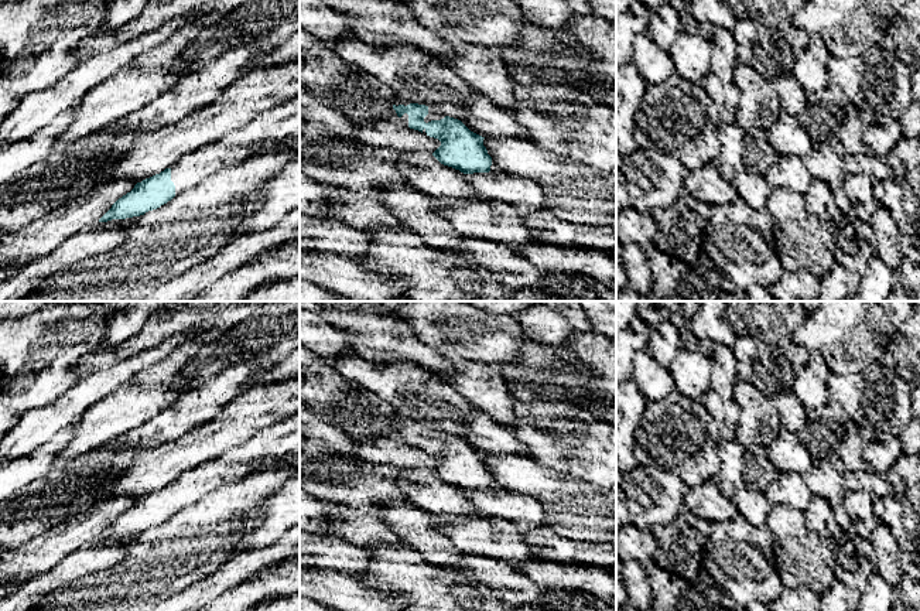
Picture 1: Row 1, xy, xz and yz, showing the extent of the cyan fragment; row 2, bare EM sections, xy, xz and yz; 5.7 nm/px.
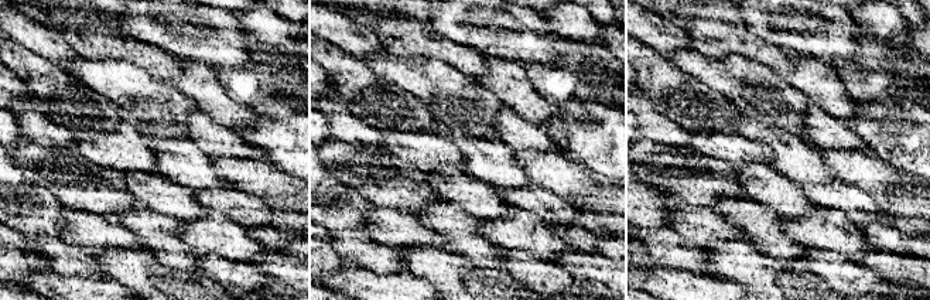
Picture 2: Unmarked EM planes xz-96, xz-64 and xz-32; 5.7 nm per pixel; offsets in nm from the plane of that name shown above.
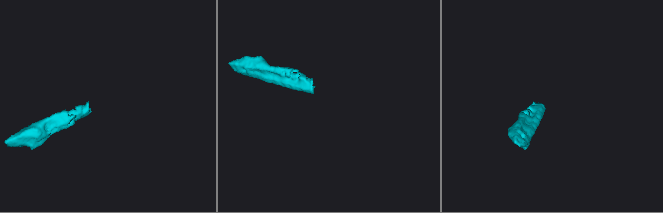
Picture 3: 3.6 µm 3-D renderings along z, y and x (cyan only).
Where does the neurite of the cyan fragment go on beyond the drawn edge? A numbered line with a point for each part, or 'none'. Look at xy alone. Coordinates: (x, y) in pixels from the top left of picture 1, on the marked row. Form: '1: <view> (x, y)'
1: xy (280, 123)

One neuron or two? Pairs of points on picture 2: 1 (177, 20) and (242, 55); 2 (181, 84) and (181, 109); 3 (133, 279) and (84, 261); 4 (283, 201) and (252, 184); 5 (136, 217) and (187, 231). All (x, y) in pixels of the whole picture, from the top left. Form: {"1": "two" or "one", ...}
{"1": "one", "2": "two", "3": "two", "4": "one", "5": "two"}

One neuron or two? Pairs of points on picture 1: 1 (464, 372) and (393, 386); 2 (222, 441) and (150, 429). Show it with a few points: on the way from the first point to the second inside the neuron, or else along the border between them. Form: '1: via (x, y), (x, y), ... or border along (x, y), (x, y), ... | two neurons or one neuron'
1: border along (435, 374), (464, 399) | two neurons
2: border along (212, 419), (174, 440), (151, 447) | two neurons

